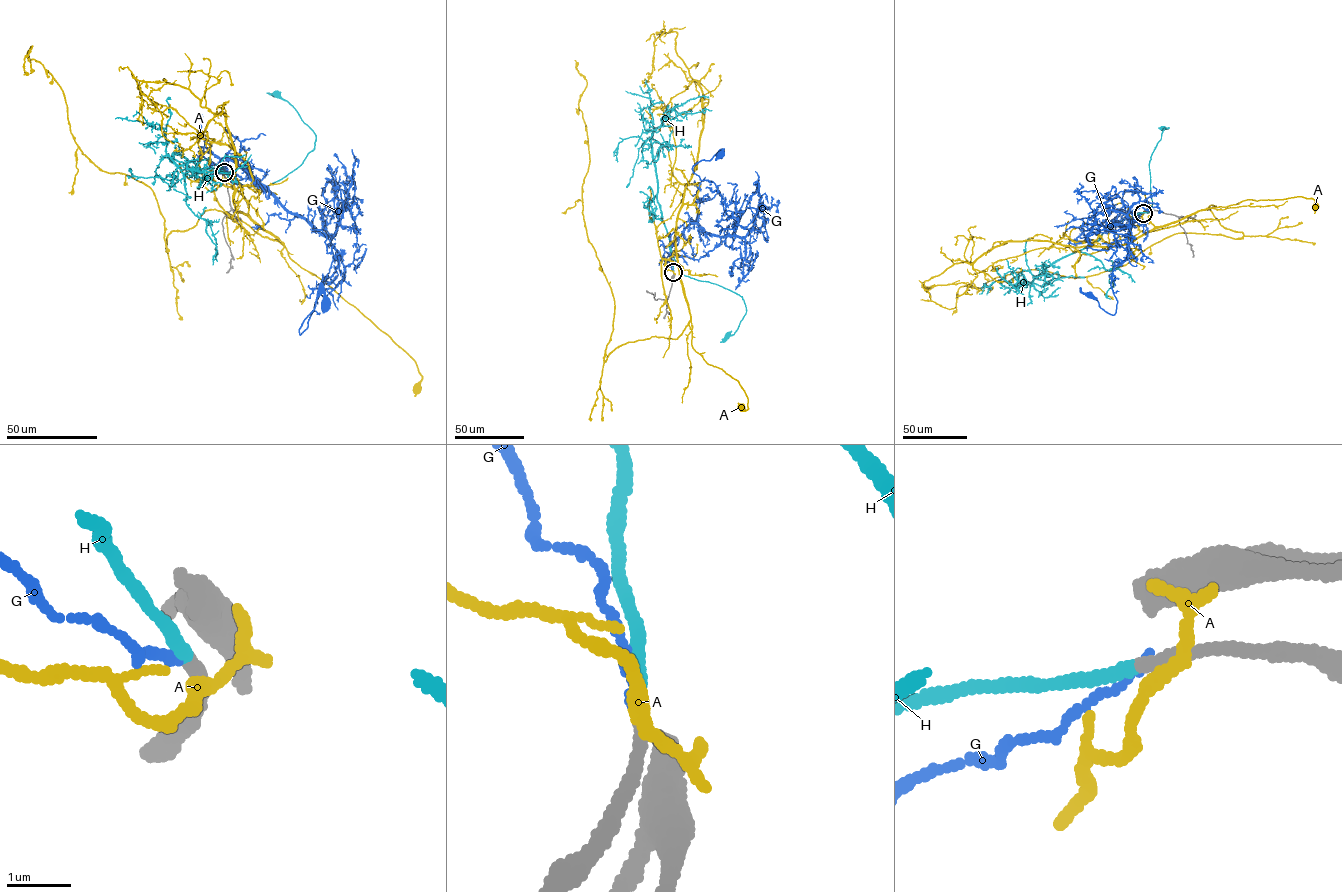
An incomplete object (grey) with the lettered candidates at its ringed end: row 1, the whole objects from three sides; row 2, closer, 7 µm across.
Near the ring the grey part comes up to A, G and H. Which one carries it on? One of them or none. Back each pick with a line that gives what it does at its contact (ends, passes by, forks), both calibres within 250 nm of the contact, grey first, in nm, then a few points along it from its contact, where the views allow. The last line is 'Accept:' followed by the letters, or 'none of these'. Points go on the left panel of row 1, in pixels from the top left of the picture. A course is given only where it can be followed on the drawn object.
H: it ends there; 150 nm thick on the grey side, 220 nm on the other; it runs (224, 172), (208, 159), (244, 185), (269, 185), (301, 164), (314, 149), (315, 133), (293, 106), (277, 94)
Accept: H

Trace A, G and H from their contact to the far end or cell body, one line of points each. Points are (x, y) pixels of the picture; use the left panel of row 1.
A: (224, 173), (214, 172), (215, 183), (237, 190), (252, 221), (278, 238), (290, 259), (416, 362), (417, 388)
G: (224, 172), (216, 168), (223, 157), (337, 251), (336, 271), (322, 279), (300, 334), (317, 297), (326, 302)
H: (224, 172), (208, 159), (244, 185), (269, 185), (301, 164), (314, 149), (315, 133), (293, 106), (277, 94)

